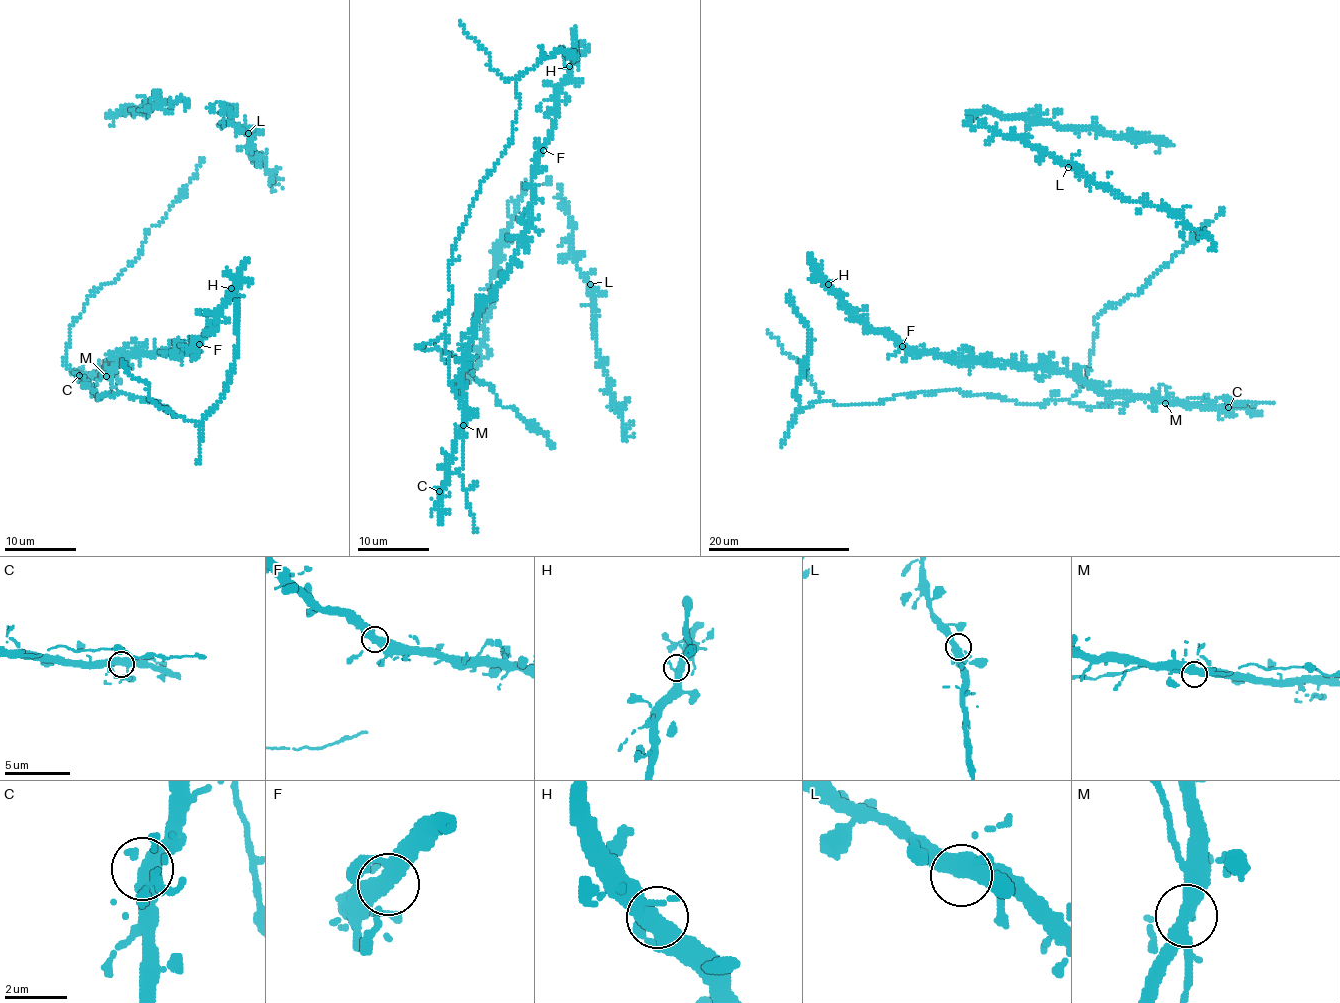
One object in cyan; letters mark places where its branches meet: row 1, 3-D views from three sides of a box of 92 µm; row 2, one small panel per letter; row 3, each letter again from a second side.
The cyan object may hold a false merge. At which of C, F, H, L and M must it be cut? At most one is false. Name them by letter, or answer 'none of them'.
none of them

